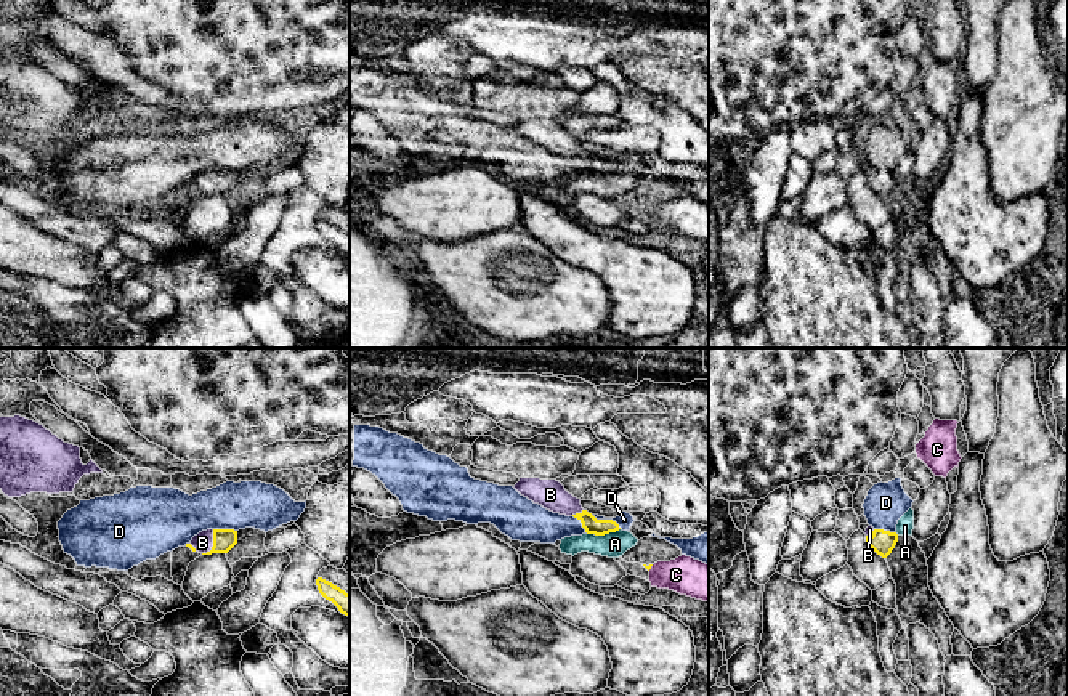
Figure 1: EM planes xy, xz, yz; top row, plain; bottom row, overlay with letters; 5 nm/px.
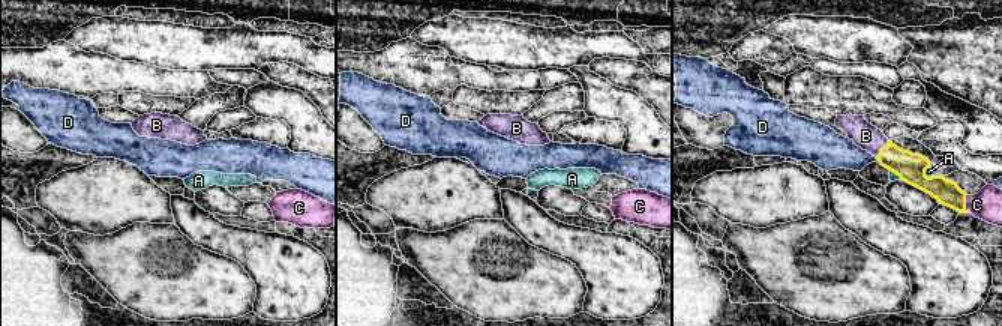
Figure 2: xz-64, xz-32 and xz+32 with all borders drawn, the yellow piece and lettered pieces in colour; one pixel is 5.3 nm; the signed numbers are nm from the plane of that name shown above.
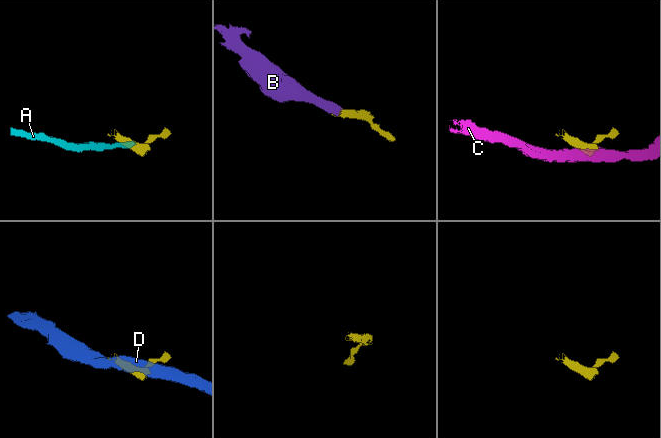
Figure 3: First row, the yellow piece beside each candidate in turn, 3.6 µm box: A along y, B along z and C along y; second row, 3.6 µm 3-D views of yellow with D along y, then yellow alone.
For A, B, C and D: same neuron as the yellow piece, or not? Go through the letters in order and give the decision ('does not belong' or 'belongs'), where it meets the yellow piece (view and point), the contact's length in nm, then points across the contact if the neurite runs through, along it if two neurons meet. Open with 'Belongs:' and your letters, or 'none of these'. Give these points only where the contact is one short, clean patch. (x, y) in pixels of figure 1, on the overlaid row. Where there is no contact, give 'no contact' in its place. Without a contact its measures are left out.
Belongs: B
A: does not belong | xz (603, 534) | 170 nm | along xz (619, 528), (603, 534), (587, 534)
B: belongs | xy (214, 544) | 140 nm | across xy (223, 539), (214, 544), (202, 542)
C: does not belong | xz (650, 568) | 40 nm | along xz (653, 565), (648, 570)
D: does not belong | xz (606, 520) | 170 nm | along xz (592, 515), (602, 520), (613, 520), (621, 528)

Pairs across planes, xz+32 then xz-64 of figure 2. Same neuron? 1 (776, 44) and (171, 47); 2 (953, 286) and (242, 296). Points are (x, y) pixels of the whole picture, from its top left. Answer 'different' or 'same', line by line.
1: different
2: different

